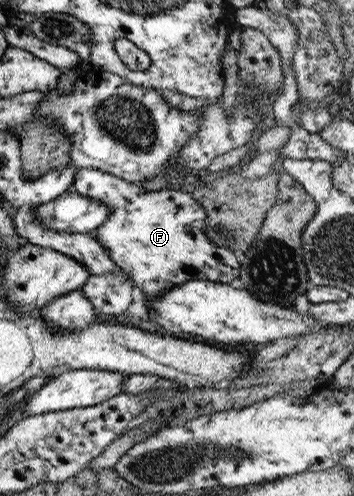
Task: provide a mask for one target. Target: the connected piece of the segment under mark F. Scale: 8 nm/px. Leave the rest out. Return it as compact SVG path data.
M78 168L70 189L109 208L105 221L91 231L92 236L102 243L109 260L127 274L132 286L141 290L146 309L150 309L162 291L185 281L229 284L237 279L239 263L233 251L208 240L204 234L205 212L191 194L167 189L143 193L139 185L97 169Z

